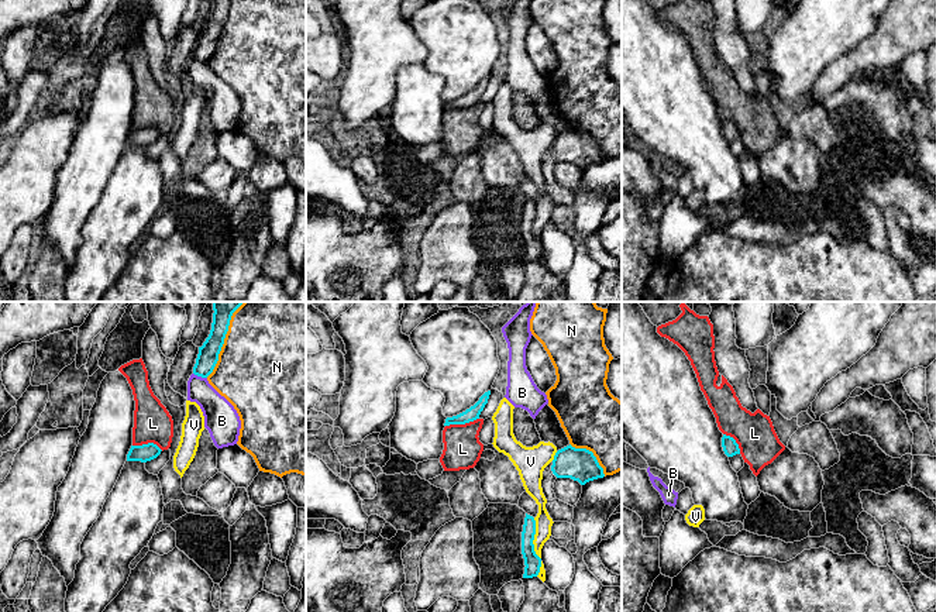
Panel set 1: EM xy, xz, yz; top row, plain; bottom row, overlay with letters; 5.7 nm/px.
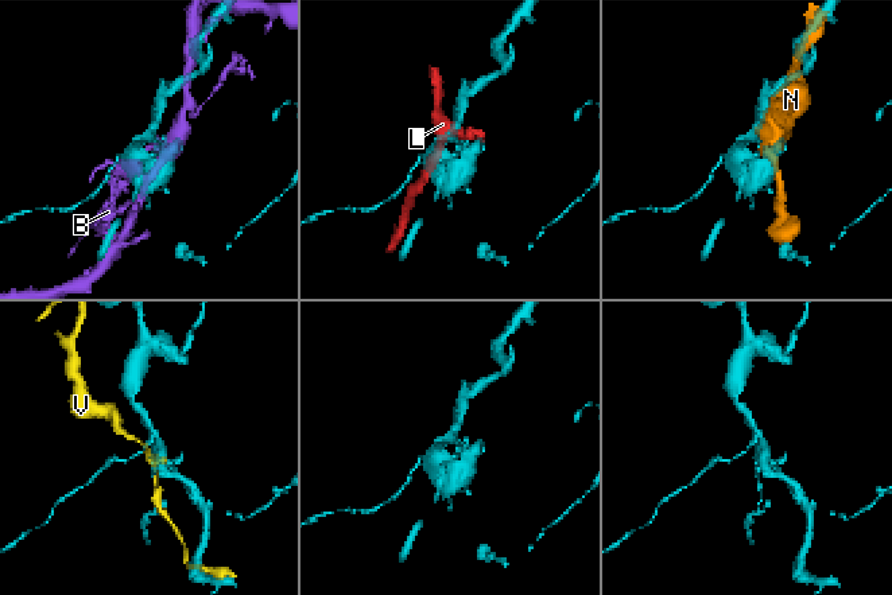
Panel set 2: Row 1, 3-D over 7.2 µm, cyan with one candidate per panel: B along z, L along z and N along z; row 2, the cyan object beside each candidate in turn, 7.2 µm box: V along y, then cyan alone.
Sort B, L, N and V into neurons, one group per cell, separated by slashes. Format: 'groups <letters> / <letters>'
groups B / L / N / V

